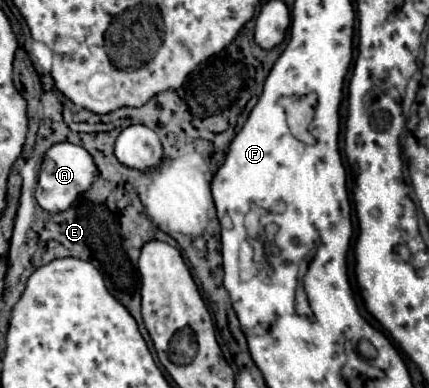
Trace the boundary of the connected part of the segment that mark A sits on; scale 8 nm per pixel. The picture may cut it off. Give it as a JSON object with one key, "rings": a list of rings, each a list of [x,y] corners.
{"rings":[[[67,141],[55,143],[43,155],[39,181],[37,181],[37,189],[35,189],[35,199],[45,211],[57,213],[61,209],[67,209],[73,203],[73,197],[77,197],[77,193],[83,193],[85,189],[89,189],[89,185],[93,183],[93,177],[97,177],[97,167],[93,163],[91,155],[83,147],[67,143]]]}

